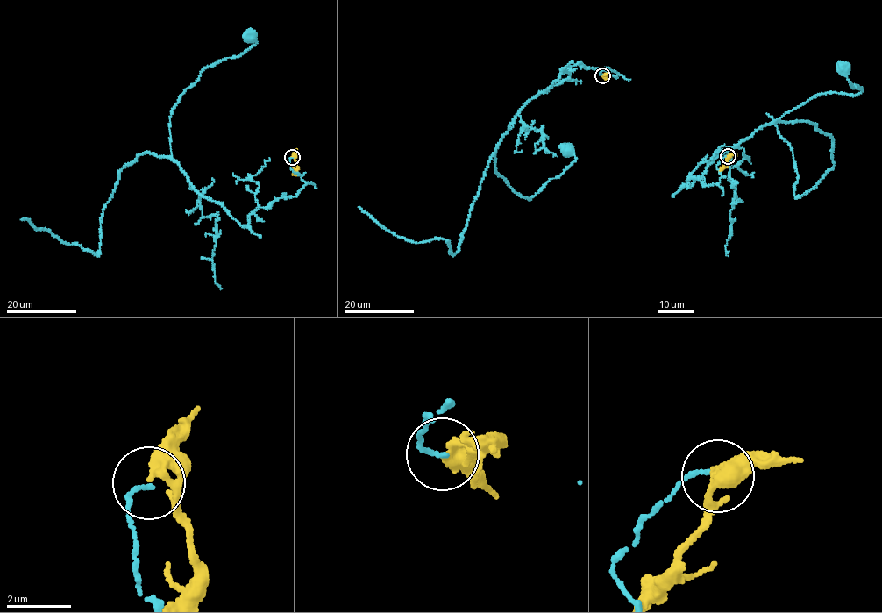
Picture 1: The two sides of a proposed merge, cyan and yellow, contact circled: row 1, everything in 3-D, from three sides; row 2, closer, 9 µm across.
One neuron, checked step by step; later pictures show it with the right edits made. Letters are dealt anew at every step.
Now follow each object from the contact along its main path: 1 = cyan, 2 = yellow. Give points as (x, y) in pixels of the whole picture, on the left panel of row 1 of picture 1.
1: (292, 158), (304, 185), (257, 208), (245, 226), (172, 157), (181, 94), (205, 67), (256, 44), (250, 35)
2: (292, 157), (296, 167), (293, 174)

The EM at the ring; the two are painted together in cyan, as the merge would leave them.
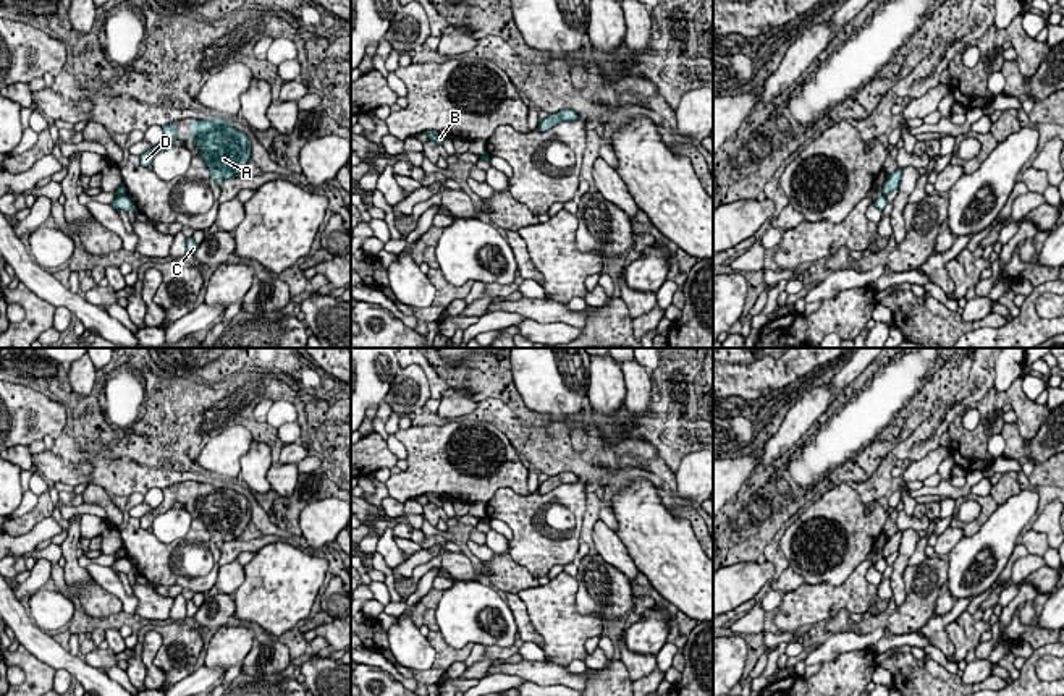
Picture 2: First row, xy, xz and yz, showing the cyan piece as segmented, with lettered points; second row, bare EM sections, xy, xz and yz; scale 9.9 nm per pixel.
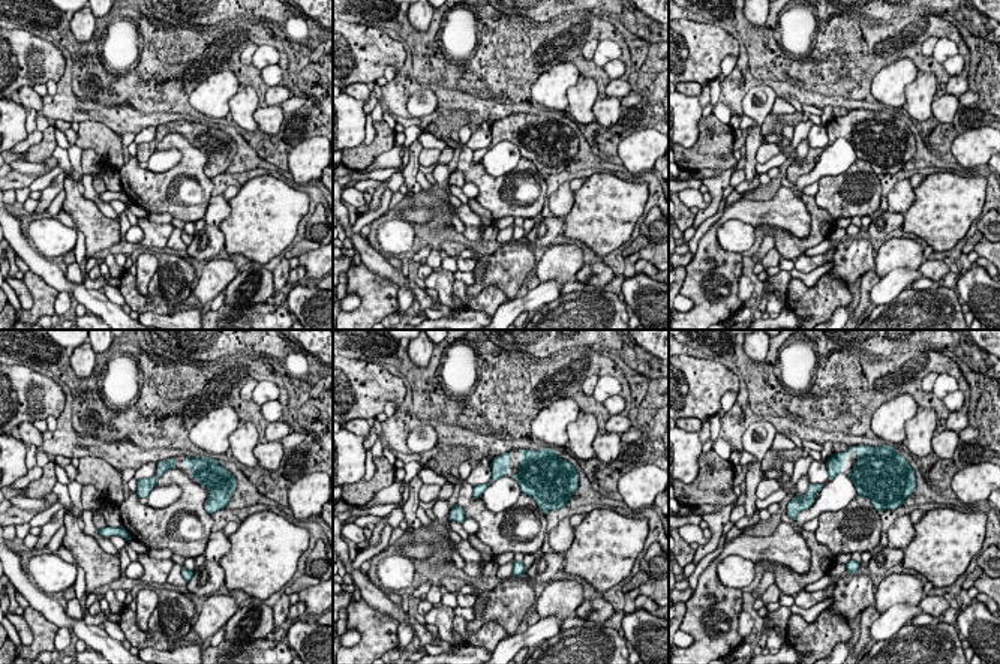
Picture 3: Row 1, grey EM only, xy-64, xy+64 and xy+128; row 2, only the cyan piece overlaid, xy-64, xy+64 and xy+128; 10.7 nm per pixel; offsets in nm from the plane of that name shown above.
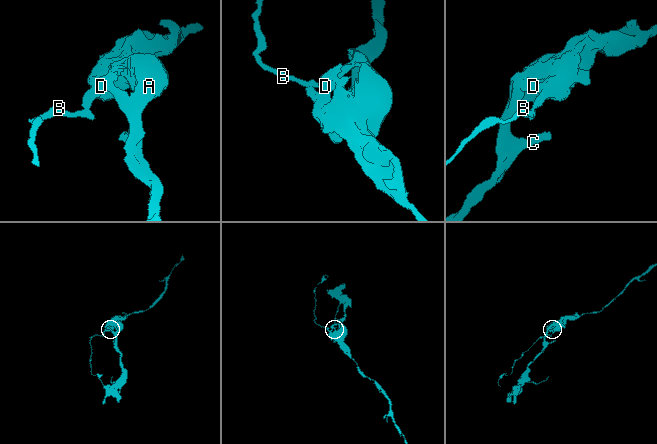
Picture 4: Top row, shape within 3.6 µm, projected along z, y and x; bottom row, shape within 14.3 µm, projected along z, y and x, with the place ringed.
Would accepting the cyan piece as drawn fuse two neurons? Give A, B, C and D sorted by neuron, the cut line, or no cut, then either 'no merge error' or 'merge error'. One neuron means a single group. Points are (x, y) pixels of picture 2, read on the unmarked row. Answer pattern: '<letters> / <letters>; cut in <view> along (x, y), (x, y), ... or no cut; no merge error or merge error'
A C D / B; cut in xy along (118, 555), (125, 557); merge error

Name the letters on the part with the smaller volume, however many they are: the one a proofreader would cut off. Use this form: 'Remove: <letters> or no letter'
Remove: B

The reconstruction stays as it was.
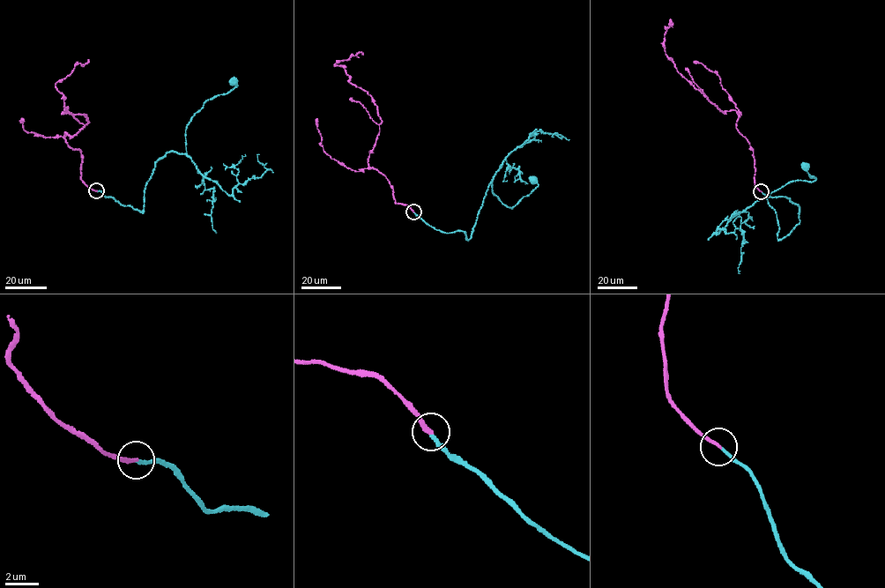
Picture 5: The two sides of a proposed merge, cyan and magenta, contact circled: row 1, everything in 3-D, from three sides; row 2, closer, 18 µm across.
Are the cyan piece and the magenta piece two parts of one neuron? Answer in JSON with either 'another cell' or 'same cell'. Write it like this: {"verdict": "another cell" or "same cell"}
{"verdict": "same cell"}

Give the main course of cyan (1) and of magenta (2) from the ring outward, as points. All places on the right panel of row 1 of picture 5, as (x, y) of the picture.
1: (761, 192), (781, 239), (799, 223), (799, 205), (766, 197), (789, 182), (815, 180), (805, 166)
2: (761, 191), (754, 184), (753, 149), (736, 128), (739, 115), (720, 110), (666, 55), (665, 27), (673, 23)

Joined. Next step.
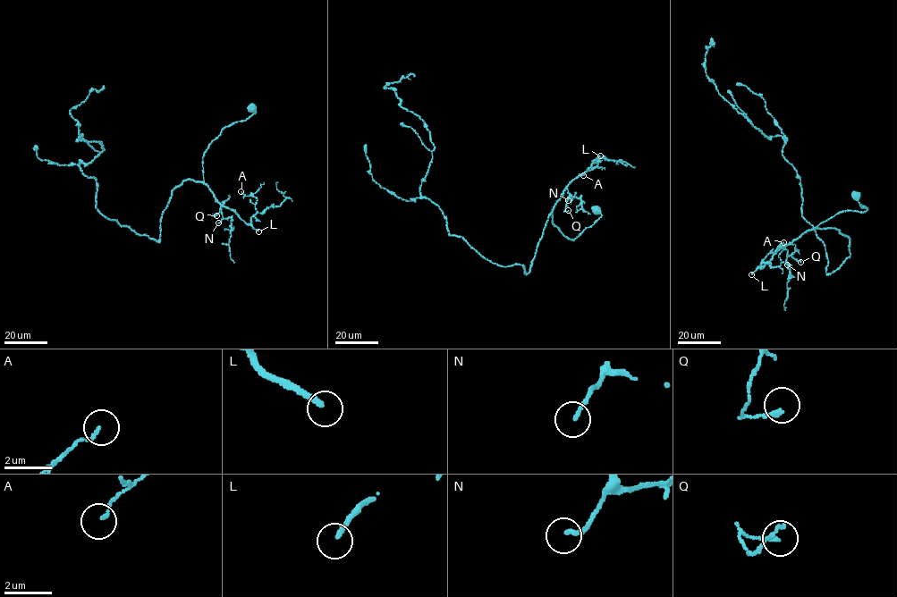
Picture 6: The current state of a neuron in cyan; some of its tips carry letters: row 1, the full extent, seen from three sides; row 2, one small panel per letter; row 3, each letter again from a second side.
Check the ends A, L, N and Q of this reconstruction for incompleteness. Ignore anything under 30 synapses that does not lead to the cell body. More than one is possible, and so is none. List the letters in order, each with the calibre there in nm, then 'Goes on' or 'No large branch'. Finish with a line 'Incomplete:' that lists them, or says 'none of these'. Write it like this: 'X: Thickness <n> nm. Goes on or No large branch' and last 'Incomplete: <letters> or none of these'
A: Thickness 100 nm. No large branch
L: Thickness 220 nm. Goes on
N: Thickness 160 nm. No large branch
Q: Thickness 170 nm. No large branch
Incomplete: L

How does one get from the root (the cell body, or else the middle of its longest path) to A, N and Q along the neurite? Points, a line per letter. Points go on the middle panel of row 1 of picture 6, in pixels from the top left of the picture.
A: (596, 210), (600, 216), (573, 240), (553, 223), (554, 206), (565, 188), (597, 159), (597, 165), (583, 175)
N: (596, 210), (601, 214), (598, 219), (569, 239), (552, 219), (554, 206), (566, 188), (568, 200)
Q: (596, 210), (600, 216), (573, 240), (552, 219), (554, 206), (566, 188), (568, 210)

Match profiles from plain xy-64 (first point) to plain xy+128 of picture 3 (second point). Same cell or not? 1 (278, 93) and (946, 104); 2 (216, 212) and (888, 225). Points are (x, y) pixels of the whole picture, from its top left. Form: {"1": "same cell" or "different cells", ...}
{"1": "different cells", "2": "different cells"}

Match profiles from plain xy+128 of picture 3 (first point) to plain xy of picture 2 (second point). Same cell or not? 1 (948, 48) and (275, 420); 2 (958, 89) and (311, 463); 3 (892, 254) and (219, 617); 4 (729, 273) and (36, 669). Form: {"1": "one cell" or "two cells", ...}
{"1": "one cell", "2": "two cells", "3": "two cells", "4": "one cell"}

